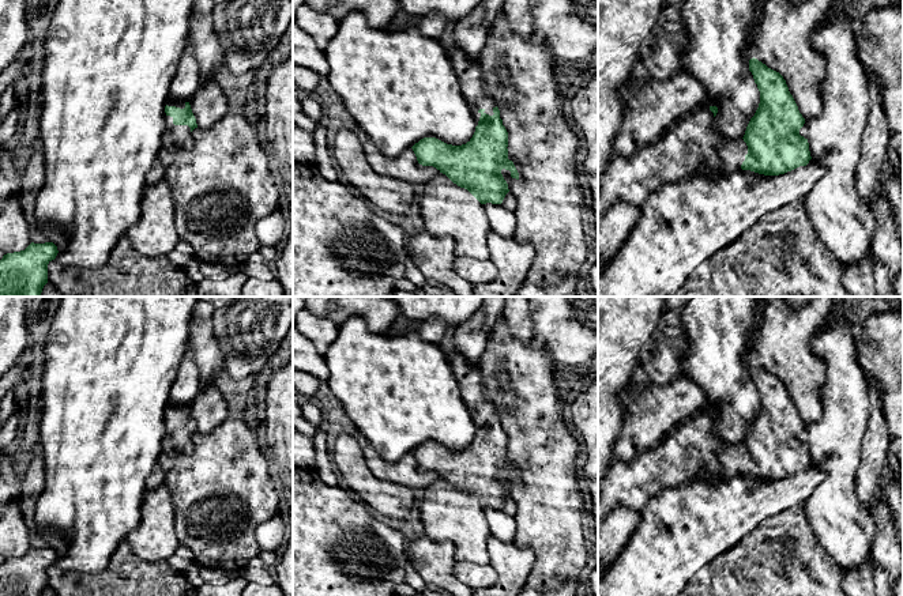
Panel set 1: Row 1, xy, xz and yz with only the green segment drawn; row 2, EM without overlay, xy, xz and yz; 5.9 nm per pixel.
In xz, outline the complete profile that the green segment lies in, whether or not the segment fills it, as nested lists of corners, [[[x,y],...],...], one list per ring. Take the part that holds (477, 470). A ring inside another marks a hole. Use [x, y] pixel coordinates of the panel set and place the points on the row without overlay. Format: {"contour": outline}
{"contour": [[[459,354],[451,355],[449,361],[475,426],[475,437],[462,450],[424,442],[411,453],[419,469],[436,472],[481,509],[501,509],[509,497],[501,475],[509,475],[511,482],[519,484],[513,467],[508,464],[508,437],[496,405],[485,399],[478,366]]]}

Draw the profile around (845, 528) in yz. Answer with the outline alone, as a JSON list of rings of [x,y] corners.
[[[836,306],[832,310],[829,321],[814,336],[813,350],[825,363],[825,381],[820,388],[824,414],[817,422],[805,425],[799,440],[808,445],[810,461],[817,464],[825,476],[805,501],[805,513],[819,543],[840,569],[851,569],[862,563],[872,565],[872,544],[876,524],[870,509],[861,505],[855,493],[855,475],[861,461],[862,442],[868,430],[870,412],[868,381],[857,361],[857,342],[851,335],[847,317]]]

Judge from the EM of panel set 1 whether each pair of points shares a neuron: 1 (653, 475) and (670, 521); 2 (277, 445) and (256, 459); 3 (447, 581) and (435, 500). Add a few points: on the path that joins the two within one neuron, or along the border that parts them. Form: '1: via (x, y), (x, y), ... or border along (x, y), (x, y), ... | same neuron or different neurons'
1: border along (689, 482), (677, 487), (663, 489), (640, 512) | different neurons
2: border along (260, 437), (274, 471) | different neurons
3: border along (422, 532), (435, 540), (448, 540), (456, 559) | different neurons

